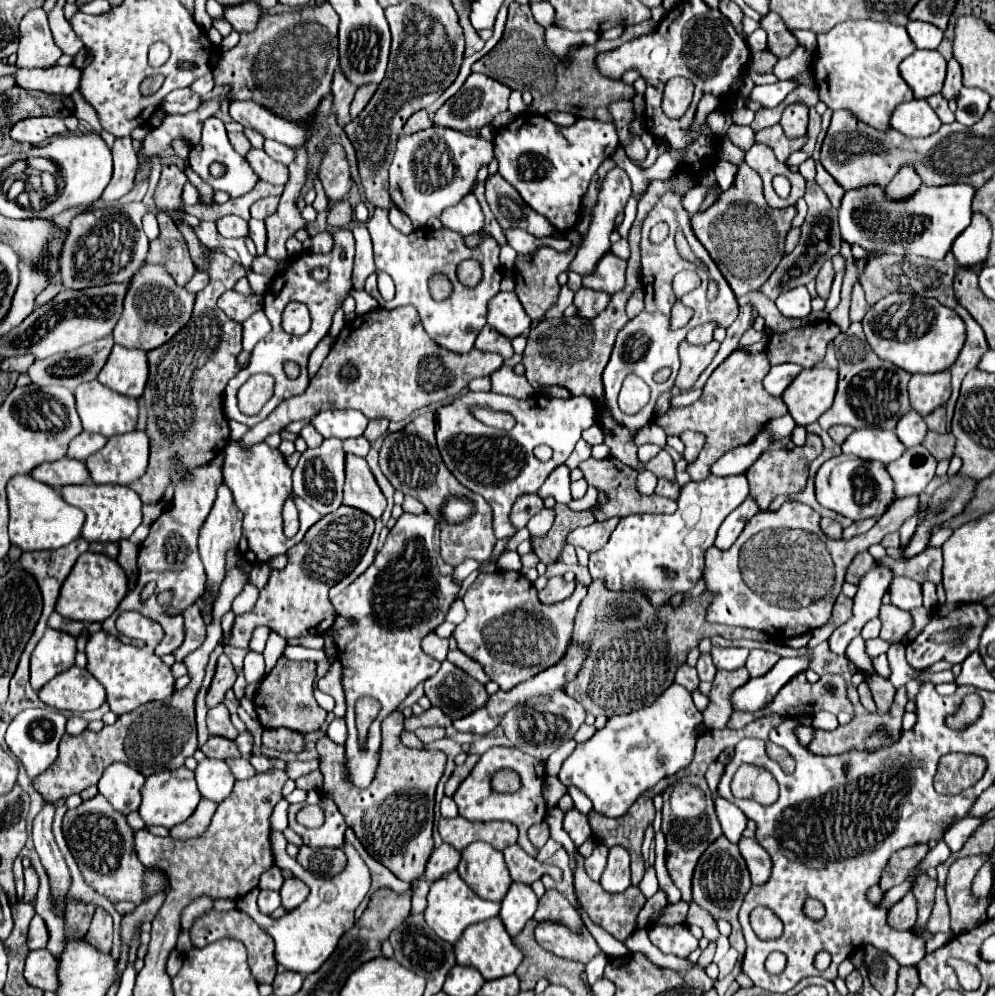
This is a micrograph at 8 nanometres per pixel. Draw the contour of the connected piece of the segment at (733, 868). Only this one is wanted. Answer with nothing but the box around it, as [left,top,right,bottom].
[693,837,751,919]

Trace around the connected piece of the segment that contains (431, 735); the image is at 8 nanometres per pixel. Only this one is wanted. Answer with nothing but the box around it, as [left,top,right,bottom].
[415,727,445,745]

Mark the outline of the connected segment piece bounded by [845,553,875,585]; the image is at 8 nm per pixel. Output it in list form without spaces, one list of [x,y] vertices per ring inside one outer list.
[[[859,553],[859,555],[853,559],[853,563],[849,565],[847,575],[845,575],[845,581],[857,585],[859,579],[861,579],[873,565],[875,565],[875,559],[873,559],[869,553]]]

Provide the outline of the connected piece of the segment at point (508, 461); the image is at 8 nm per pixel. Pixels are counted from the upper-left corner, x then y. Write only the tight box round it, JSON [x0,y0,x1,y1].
[435,391,597,539]

